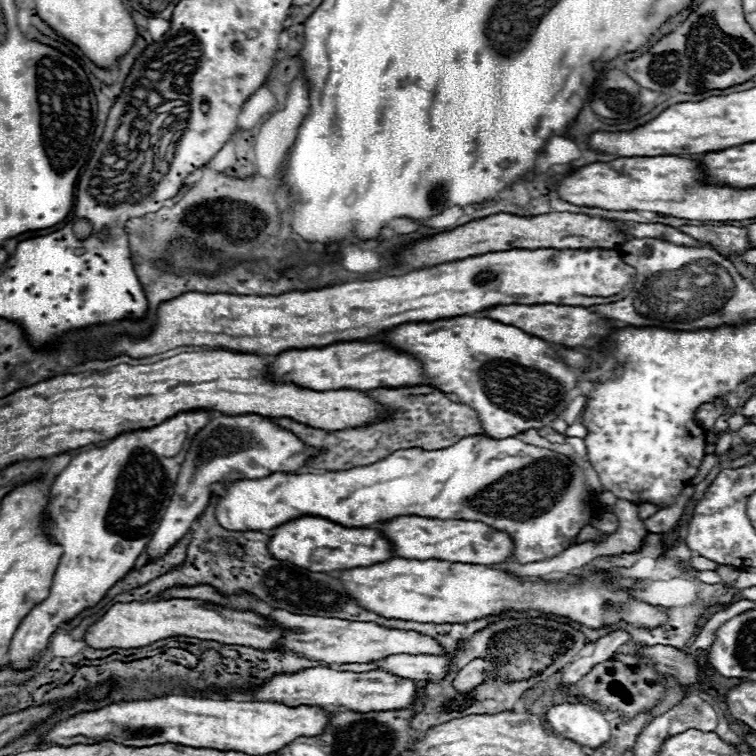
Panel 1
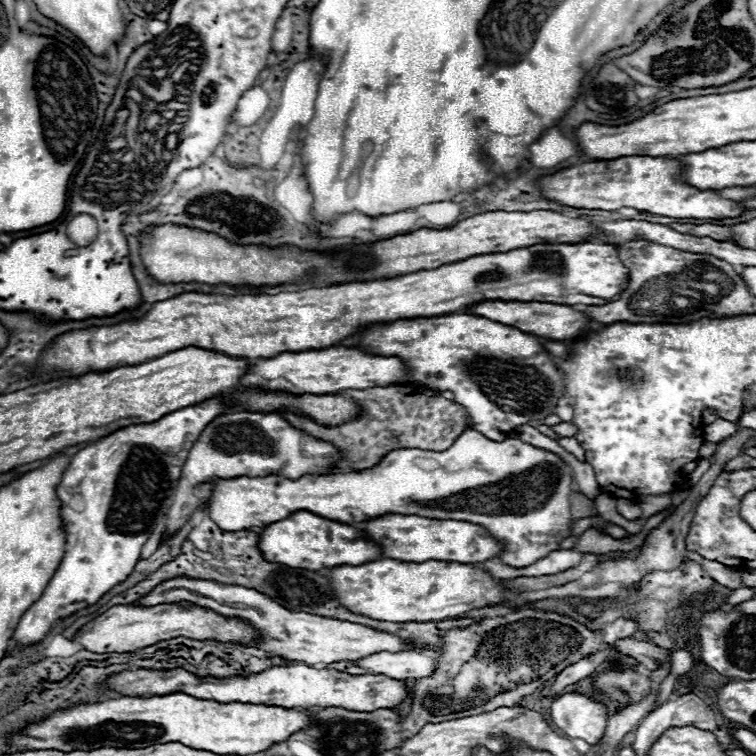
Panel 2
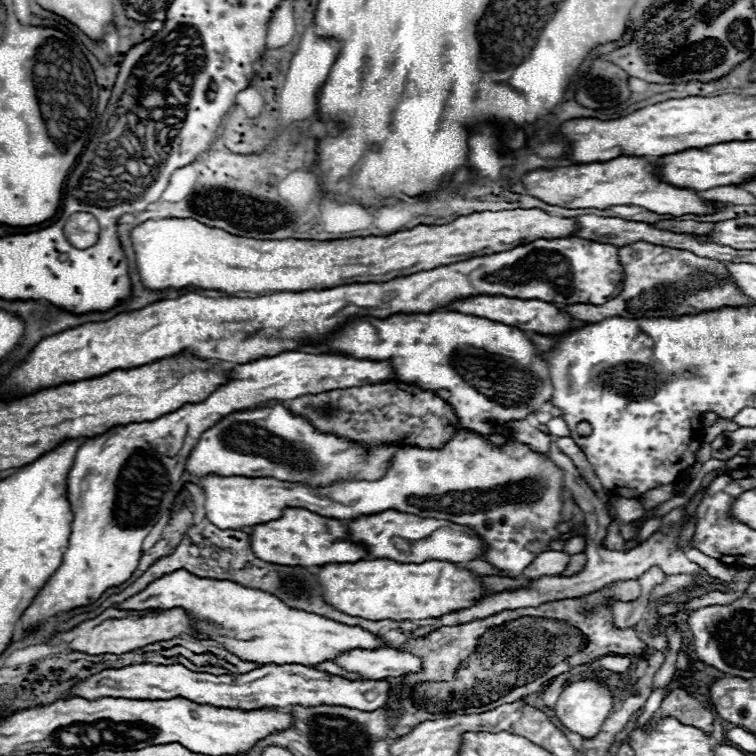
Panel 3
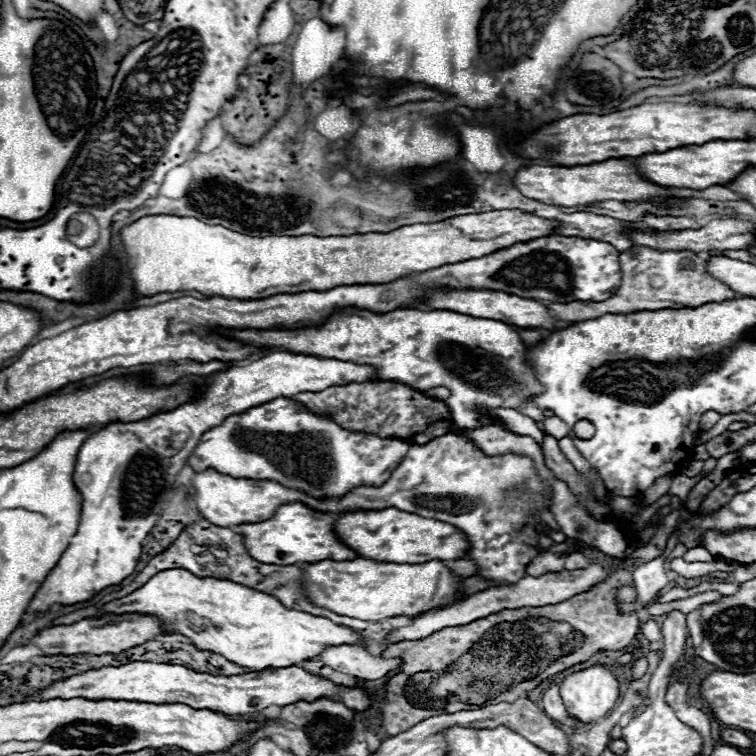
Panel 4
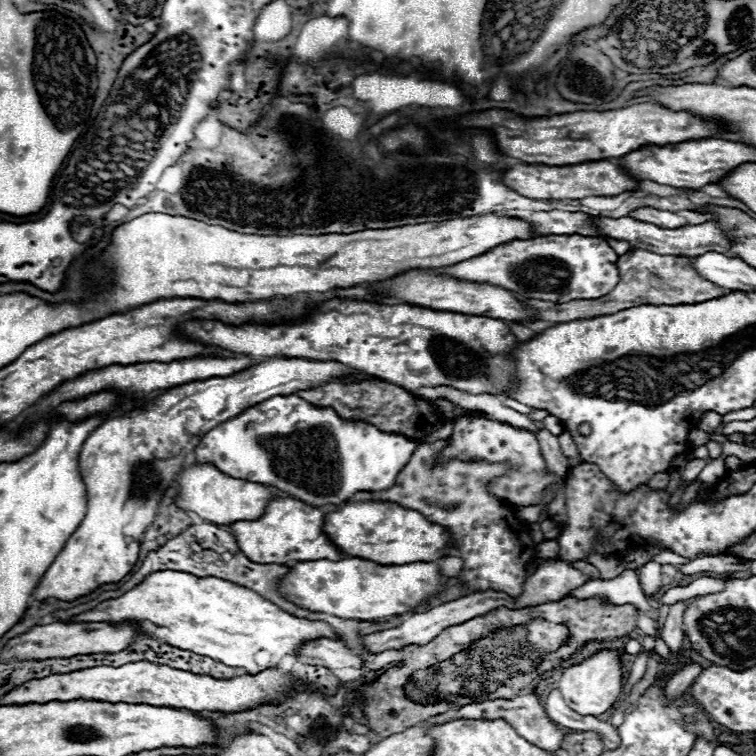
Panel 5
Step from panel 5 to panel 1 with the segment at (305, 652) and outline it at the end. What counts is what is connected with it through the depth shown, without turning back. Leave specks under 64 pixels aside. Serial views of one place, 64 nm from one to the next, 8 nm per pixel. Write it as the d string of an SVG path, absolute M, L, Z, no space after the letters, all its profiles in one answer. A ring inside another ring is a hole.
M394 654L380 660L374 660L378 664L378 670L392 672L400 678L410 680L436 680L446 676L446 656L434 656L434 654Z

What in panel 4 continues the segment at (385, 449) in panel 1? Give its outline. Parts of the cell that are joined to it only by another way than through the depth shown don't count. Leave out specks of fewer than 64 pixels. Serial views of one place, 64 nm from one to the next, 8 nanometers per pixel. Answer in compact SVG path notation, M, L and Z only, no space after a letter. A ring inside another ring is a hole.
M350 382L346 386L330 386L322 392L300 392L294 396L316 414L330 414L348 430L374 432L382 438L396 436L408 444L426 444L432 438L444 436L452 428L452 416L442 400L432 400L422 392L398 382Z

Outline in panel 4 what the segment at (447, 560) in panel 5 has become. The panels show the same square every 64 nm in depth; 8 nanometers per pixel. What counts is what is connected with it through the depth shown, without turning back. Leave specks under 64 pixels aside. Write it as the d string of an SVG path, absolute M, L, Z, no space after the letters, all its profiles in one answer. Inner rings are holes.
M464 558L454 560L454 562L446 562L446 566L448 566L454 574L458 574L458 576L470 576L470 574L476 570L474 562L472 562L472 560L464 560Z

